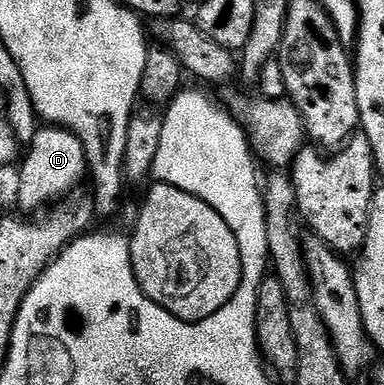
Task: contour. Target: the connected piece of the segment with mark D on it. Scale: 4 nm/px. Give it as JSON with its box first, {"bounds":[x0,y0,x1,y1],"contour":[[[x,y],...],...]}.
{"bounds":[19,125,89,213],"contour":[[[50,125],[40,128],[31,139],[31,148],[28,149],[27,156],[23,159],[23,168],[19,171],[19,207],[23,213],[39,213],[66,200],[72,194],[70,191],[89,175],[87,154],[72,131]]]}

